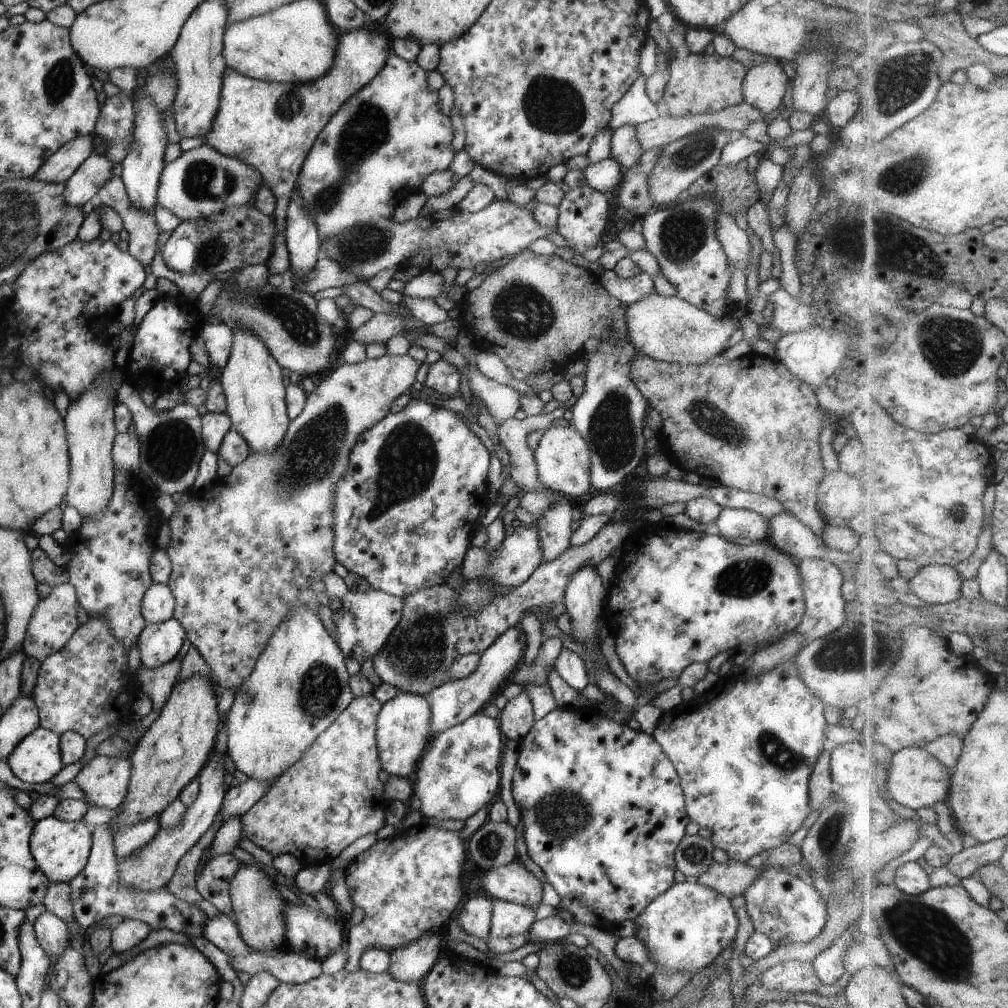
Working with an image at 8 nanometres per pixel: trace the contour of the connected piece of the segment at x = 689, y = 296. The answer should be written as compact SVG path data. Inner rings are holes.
M683 195L678 200L679 204L672 202L642 216L641 234L646 250L657 260L661 275L675 287L675 297L717 320L727 317L738 306L725 298L731 282L731 268L715 238L715 214L719 206L711 198Z

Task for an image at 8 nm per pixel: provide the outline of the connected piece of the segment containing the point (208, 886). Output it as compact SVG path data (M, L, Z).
M221 853L207 859L197 874L195 888L203 900L210 902L221 915L231 916L232 904L228 893L228 880L241 866L231 853Z

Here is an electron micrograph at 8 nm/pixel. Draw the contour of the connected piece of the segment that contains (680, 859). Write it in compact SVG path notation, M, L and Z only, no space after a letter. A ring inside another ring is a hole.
M684 835L674 853L674 866L687 880L703 874L713 864L714 848L708 840L701 836Z

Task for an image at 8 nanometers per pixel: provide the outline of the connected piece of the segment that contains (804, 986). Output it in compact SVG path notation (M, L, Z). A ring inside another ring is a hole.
M789 960L769 967L764 973L764 981L770 990L789 994L795 992L811 993L820 988L820 981L815 976L812 964Z

